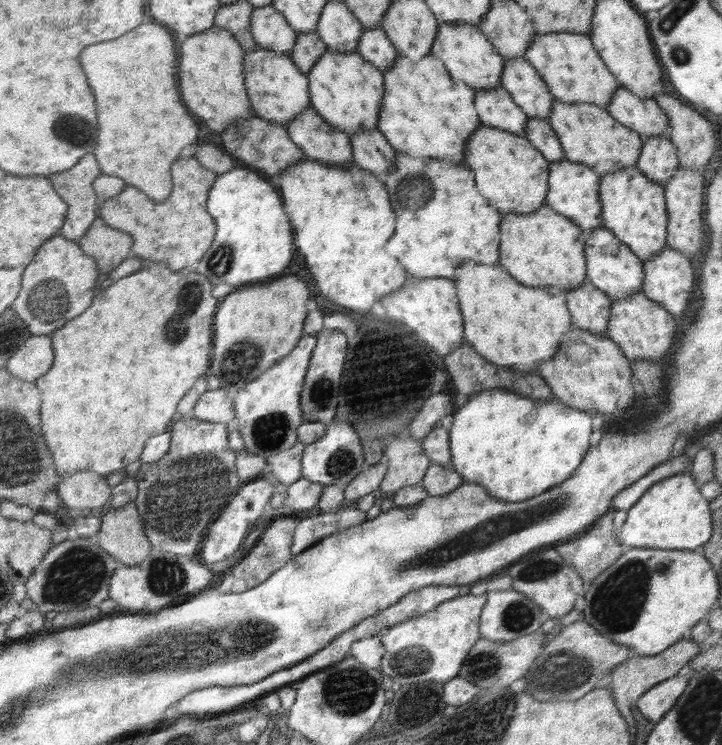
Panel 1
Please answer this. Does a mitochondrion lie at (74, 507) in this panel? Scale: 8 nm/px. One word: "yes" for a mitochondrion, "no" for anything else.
no

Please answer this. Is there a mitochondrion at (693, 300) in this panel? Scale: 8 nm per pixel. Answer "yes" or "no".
no

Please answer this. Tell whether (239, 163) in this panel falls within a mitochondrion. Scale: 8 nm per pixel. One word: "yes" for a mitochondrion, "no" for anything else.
no

